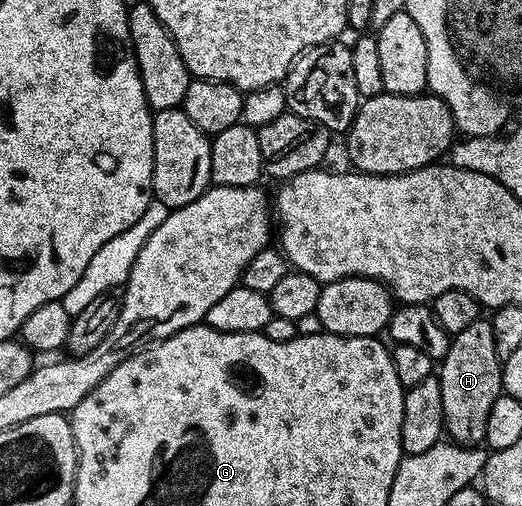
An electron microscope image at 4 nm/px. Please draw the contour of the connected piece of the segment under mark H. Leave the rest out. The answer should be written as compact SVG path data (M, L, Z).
M486 318L473 321L473 325L452 338L445 357L438 364L437 374L441 385L443 425L450 442L465 447L482 444L485 421L489 421L489 409L493 409L493 401L504 394L503 365L497 357L493 329Z

